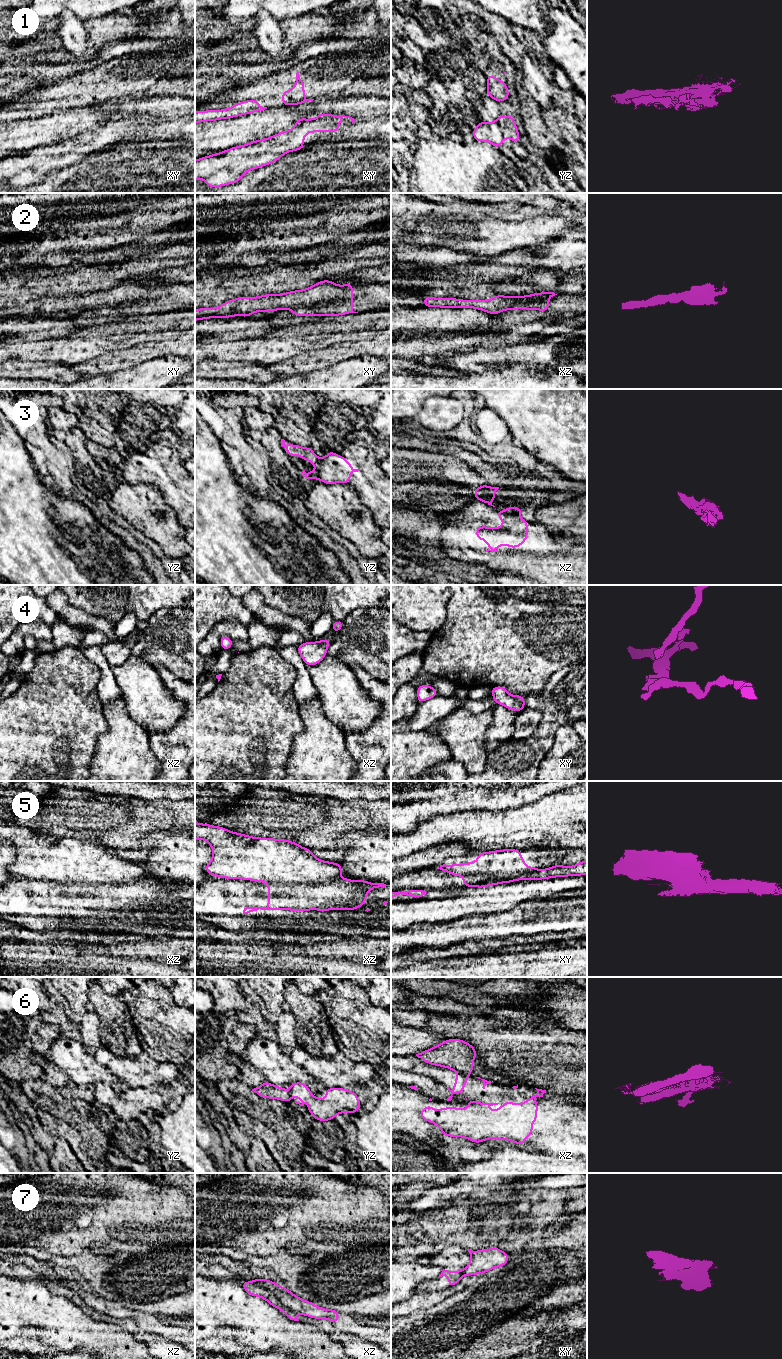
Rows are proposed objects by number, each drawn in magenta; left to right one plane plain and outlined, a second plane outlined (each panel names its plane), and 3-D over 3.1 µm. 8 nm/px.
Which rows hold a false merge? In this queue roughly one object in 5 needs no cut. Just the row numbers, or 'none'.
1, 2, 3, 5, 6, 7

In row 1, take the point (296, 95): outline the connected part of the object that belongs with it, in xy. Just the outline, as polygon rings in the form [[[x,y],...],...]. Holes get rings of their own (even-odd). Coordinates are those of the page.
[[[299,72],[296,73],[296,82],[291,90],[286,90],[281,93],[282,95],[282,106],[286,105],[297,105],[302,101],[307,100],[304,91],[304,81],[300,78]]]

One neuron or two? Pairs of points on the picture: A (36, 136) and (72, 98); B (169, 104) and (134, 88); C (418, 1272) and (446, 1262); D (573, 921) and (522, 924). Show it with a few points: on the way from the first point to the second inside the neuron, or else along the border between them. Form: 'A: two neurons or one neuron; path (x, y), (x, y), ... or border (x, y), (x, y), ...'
A: two neurons; border (82, 107), (71, 108)
B: two neurons; border (172, 94), (129, 98)
C: two neurons; border (432, 1264), (442, 1269)
D: one neuron; path (560, 921), (535, 922)

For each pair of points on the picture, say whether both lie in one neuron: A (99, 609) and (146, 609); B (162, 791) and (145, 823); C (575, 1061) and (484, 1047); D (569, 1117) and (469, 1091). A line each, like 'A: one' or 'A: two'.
A: one
B: two
C: one
D: one

